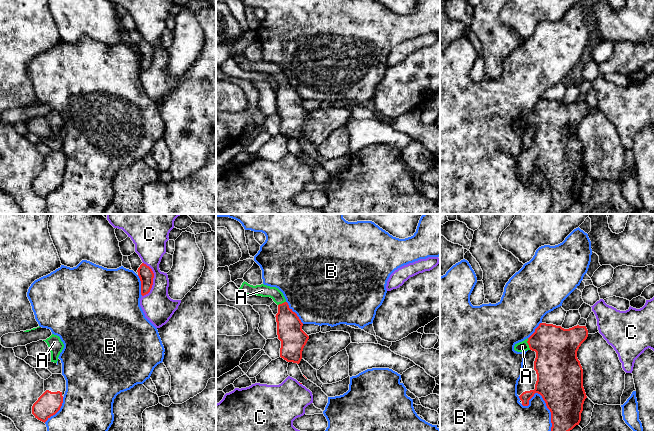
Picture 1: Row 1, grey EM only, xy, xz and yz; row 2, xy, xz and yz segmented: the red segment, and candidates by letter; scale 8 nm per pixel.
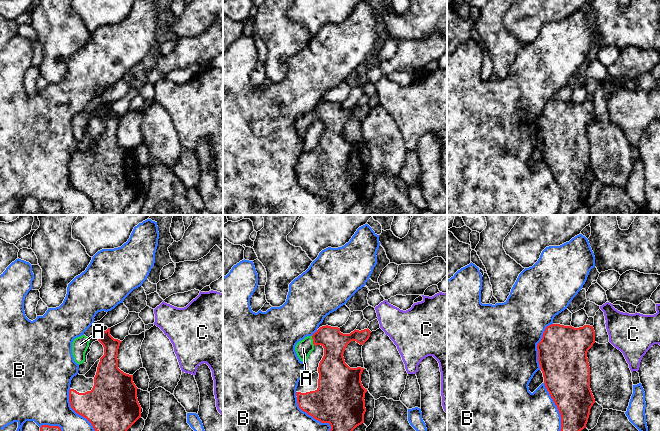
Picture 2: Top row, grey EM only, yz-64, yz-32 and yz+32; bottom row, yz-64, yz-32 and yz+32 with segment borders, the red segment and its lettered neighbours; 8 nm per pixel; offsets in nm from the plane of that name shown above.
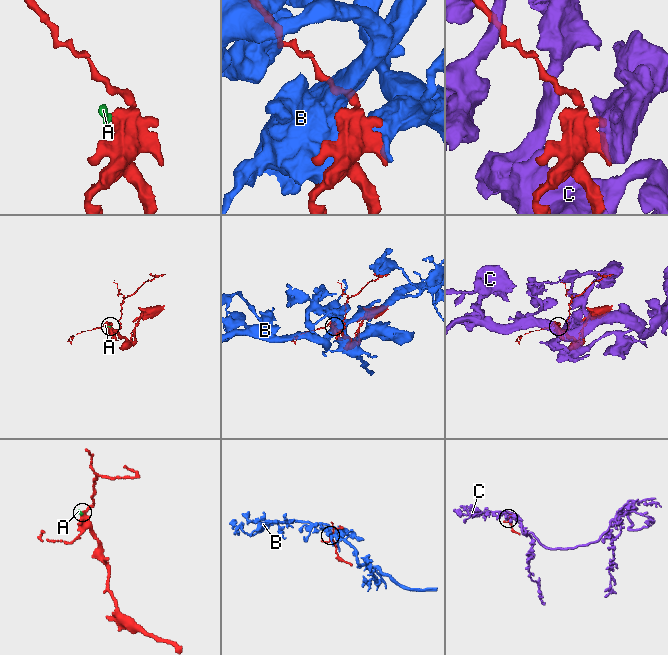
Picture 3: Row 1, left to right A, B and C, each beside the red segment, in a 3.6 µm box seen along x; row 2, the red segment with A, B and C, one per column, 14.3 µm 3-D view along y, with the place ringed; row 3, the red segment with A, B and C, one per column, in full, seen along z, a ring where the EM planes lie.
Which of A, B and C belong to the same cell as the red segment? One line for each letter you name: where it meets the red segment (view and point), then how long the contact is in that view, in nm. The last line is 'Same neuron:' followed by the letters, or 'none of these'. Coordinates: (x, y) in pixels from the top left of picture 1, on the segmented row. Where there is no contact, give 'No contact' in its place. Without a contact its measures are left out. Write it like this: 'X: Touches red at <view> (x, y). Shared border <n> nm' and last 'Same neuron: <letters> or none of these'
A: Touches red at yz (528, 344). Shared border 100 nm
Same neuron: A

